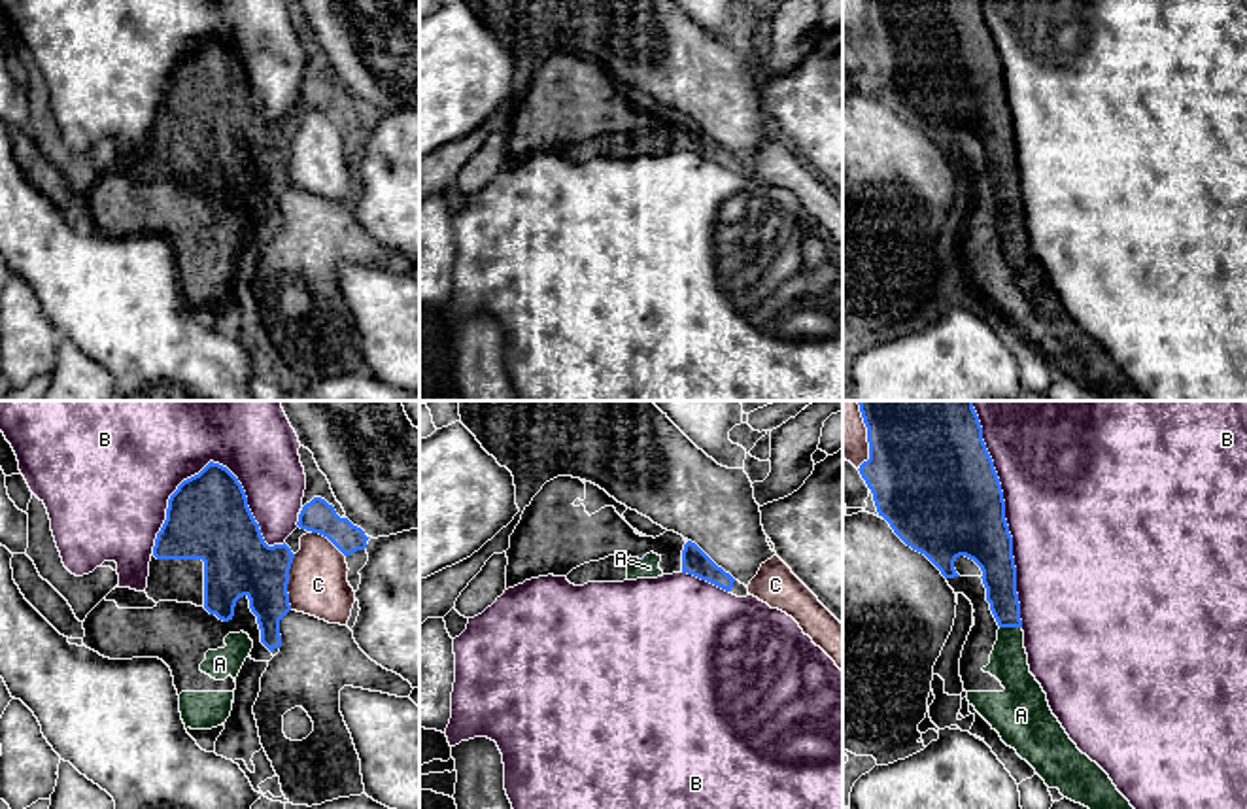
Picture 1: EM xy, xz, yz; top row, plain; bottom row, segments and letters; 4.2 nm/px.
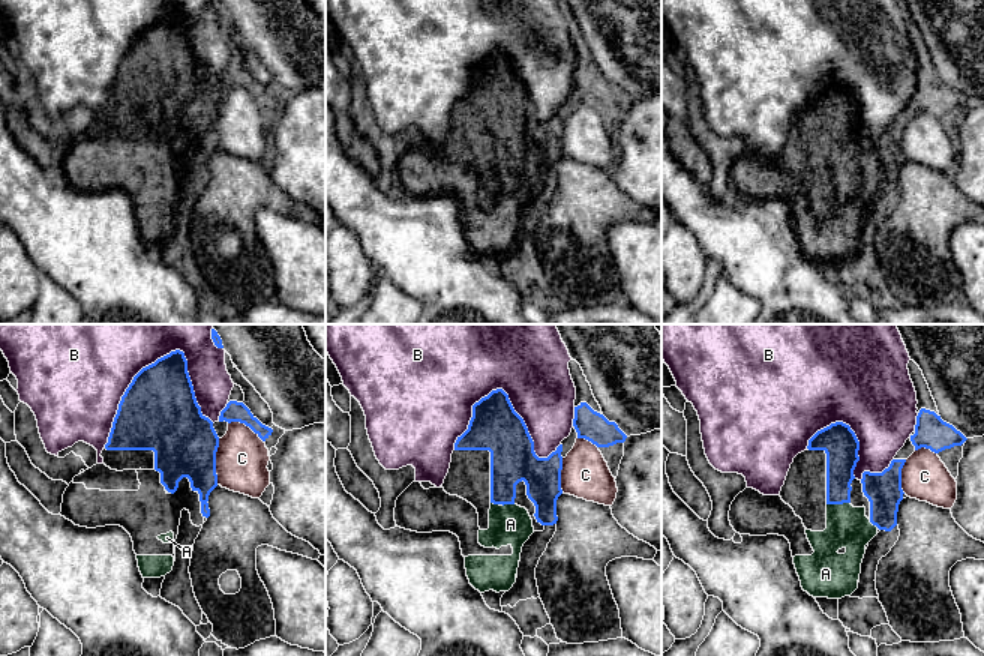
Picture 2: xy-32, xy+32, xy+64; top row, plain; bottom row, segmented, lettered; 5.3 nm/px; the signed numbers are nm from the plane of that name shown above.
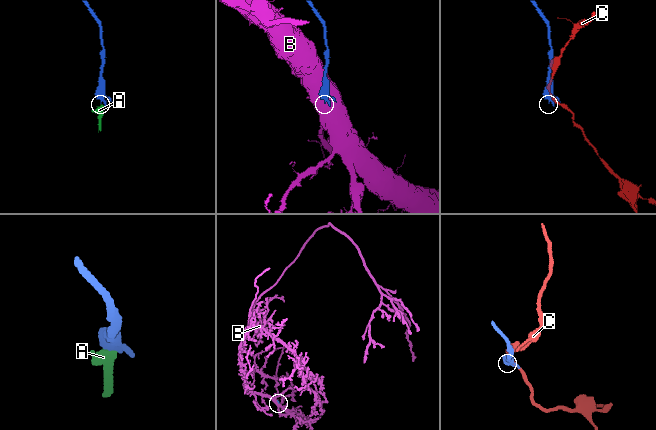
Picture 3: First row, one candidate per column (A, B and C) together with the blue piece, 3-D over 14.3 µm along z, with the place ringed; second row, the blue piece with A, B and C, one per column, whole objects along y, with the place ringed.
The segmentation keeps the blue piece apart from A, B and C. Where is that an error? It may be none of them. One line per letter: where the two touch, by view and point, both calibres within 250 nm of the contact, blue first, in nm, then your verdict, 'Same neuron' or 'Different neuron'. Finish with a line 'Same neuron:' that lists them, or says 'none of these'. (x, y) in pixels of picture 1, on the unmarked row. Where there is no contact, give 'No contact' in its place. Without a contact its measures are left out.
A: Touches blue at yz (1011, 203). Thickness 140 nm (blue) against 160 nm. Same neuron
B: Touches blue at xy (214, 40). Thickness 360 nm (blue) against 300 nm. Different neuron
C: Touches blue at xy (288, 159). Thickness 280 nm (blue) against 260 nm. Different neuron
Same neuron: A

